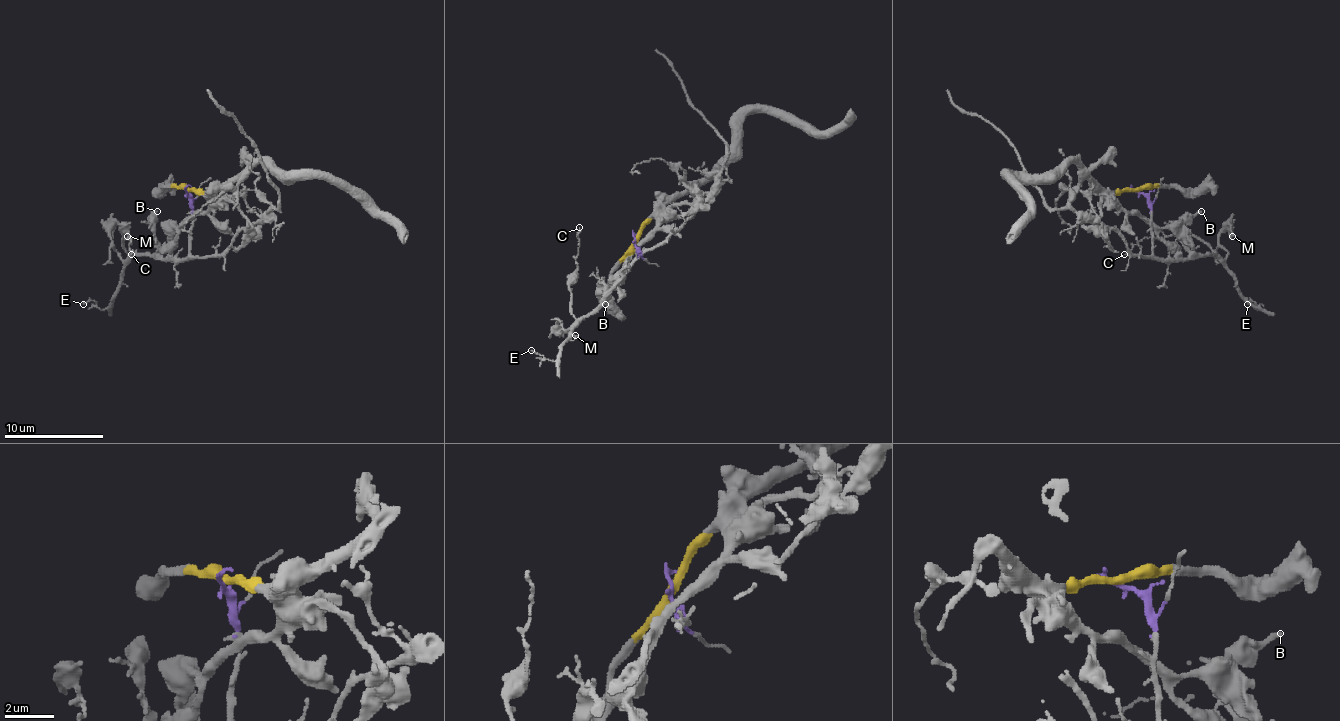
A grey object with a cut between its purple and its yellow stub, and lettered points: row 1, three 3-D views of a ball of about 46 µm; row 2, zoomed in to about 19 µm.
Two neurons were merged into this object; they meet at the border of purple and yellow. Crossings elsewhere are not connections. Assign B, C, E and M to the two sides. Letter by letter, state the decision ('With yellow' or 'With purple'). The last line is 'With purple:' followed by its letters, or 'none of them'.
B: With purple
C: With purple
E: With purple
M: With purple
With purple: B, C, E, M

